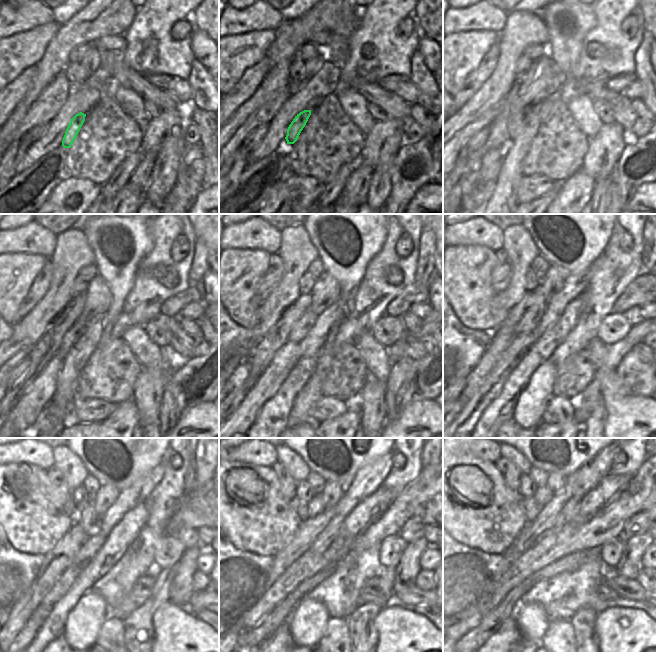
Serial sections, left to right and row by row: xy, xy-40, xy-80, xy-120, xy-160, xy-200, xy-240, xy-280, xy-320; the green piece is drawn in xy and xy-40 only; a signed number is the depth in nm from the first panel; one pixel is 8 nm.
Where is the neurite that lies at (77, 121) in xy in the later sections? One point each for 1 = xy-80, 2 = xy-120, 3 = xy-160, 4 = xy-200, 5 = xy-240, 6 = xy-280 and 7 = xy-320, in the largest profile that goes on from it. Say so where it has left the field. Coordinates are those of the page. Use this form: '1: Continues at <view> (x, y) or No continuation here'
1: Continues at xy-80 (518, 120)
2: Continues at xy-120 (76, 331)
3: Continues at xy-160 (300, 330)
4: Continues at xy-200 (531, 320)
5: Continues at xy-240 (88, 516)
6: Continues at xy-280 (315, 506)
7: Continues at xy-320 (543, 495).

